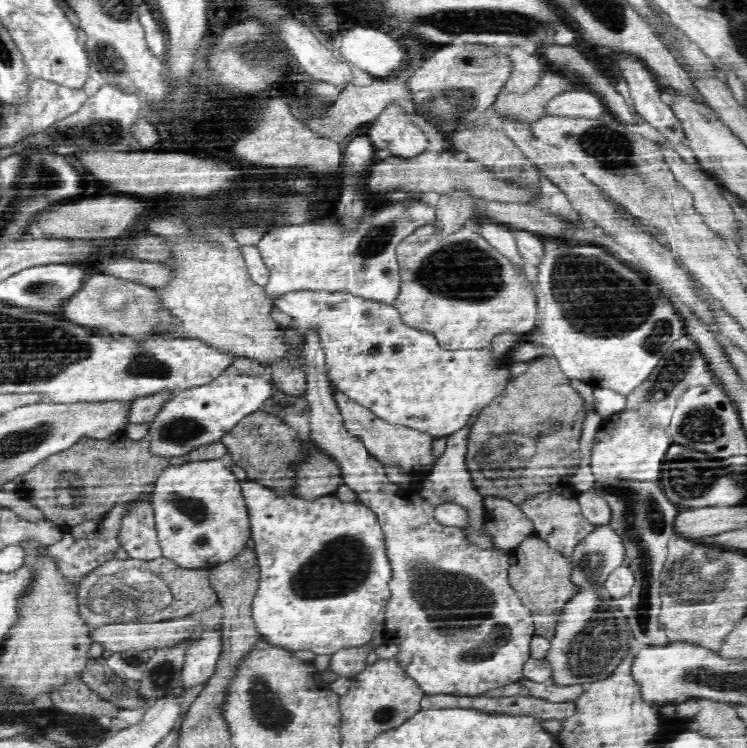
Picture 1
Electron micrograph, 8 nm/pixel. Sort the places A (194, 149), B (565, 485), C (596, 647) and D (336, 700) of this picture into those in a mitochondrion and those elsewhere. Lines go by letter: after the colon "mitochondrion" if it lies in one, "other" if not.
A: other
B: other
C: mitochondrion
D: other

